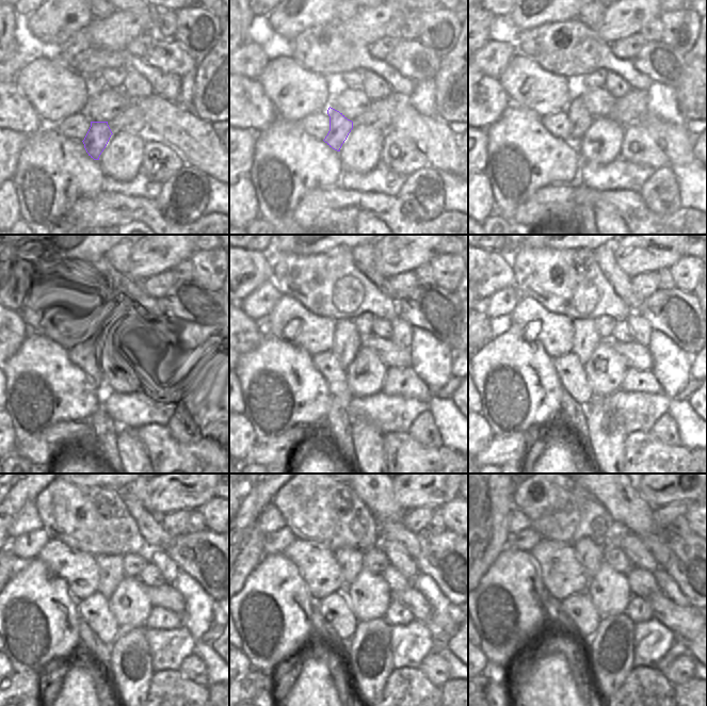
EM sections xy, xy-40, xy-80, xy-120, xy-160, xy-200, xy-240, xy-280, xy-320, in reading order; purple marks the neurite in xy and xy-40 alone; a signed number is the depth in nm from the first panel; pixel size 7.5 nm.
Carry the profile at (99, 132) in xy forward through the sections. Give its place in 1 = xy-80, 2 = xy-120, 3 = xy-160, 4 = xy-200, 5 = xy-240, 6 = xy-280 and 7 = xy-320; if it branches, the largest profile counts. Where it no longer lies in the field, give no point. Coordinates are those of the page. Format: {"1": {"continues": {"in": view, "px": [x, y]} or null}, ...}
{"1": {"continues": {"in": "xy-80", "px": [580, 119]}}, "2": {"continues": {"in": "xy-120", "px": [103, 349]}}, "3": {"continues": {"in": "xy-160", "px": [347, 338]}}, "4": {"continues": {"in": "xy-200", "px": [587, 337]}}, "5": {"continues": {"in": "xy-240", "px": [111, 567]}}, "6": {"continues": {"in": "xy-280", "px": [351, 560]}}, "7": {"continues": {"in": "xy-320", "px": [590, 555]}}}

